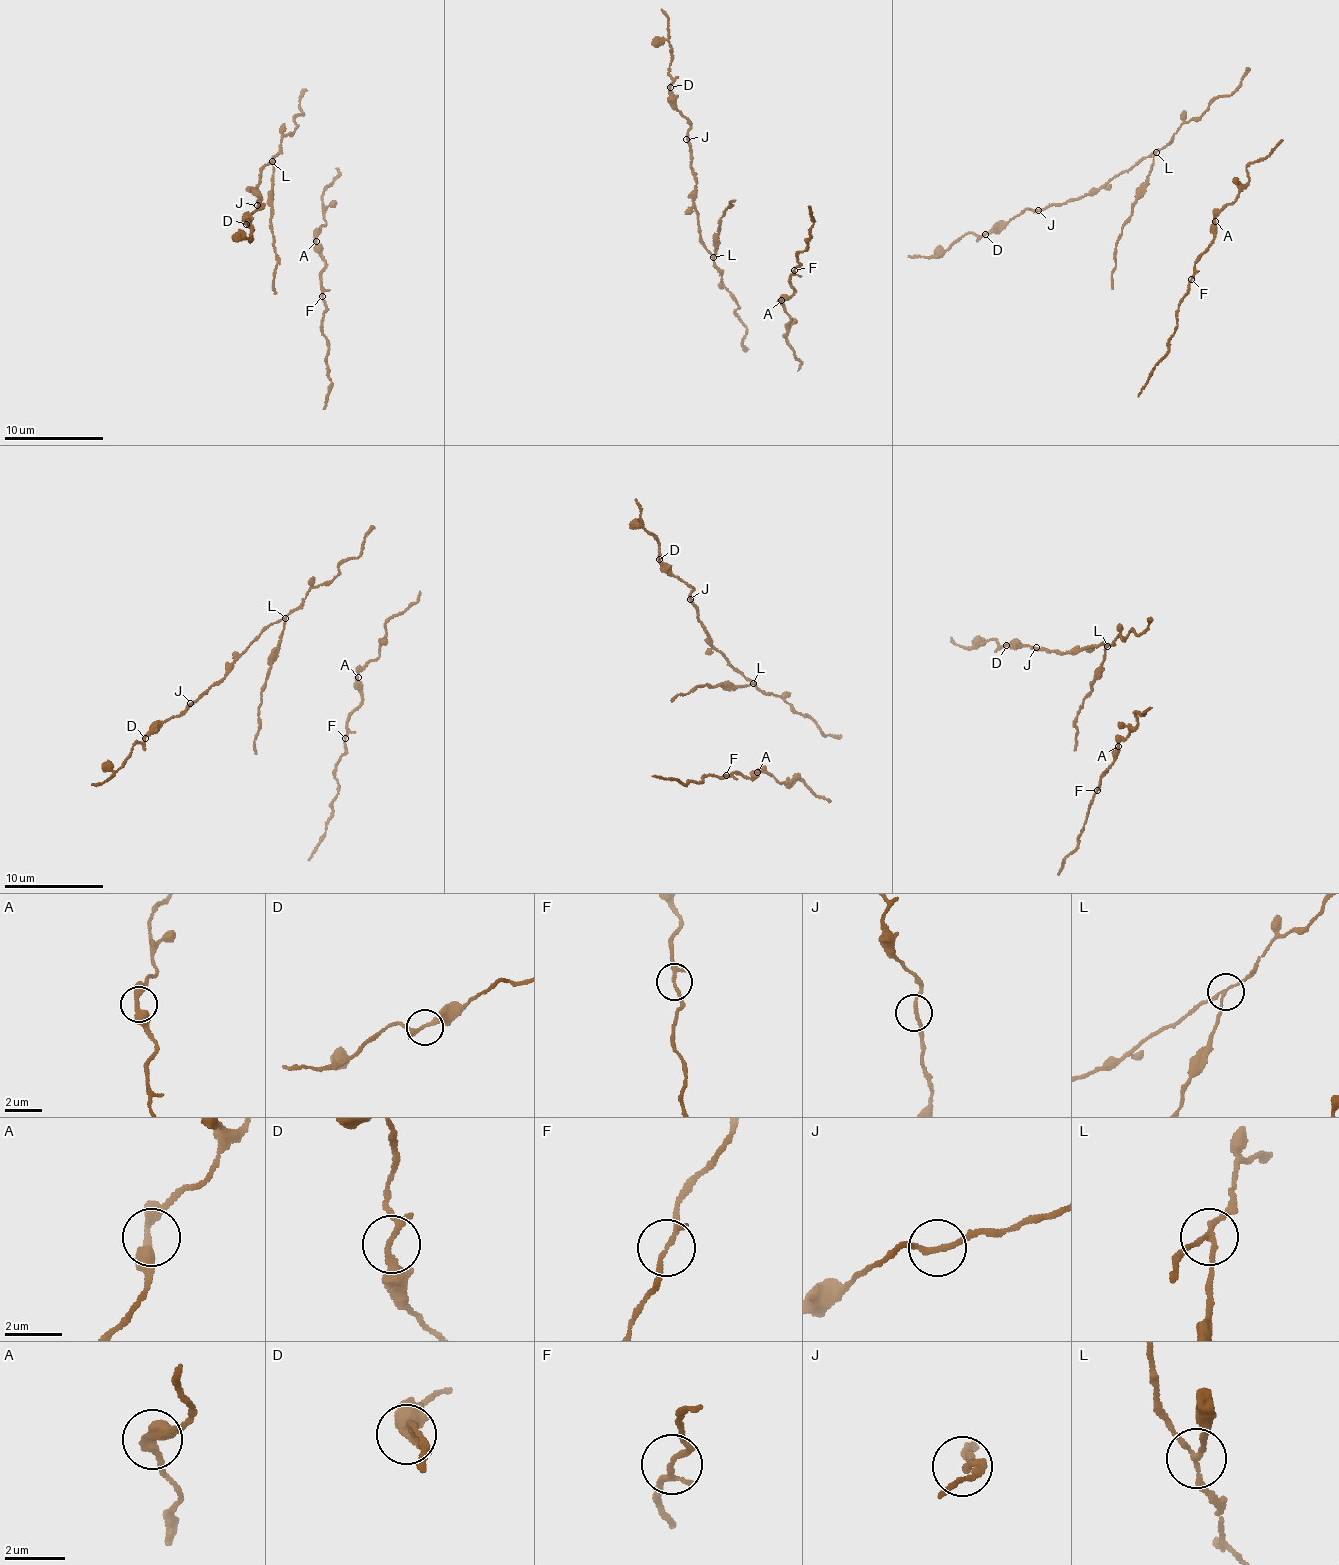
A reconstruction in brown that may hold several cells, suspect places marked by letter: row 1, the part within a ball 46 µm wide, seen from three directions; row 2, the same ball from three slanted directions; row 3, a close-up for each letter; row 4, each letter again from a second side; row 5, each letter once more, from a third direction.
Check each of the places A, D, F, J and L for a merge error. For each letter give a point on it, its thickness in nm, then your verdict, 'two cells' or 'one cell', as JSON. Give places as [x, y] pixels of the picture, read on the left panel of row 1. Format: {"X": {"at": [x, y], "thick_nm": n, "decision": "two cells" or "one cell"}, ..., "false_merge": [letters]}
{"A": {"at": [316, 241], "thick_nm": 360, "decision": "one cell"}, "D": {"at": [246, 224], "thick_nm": 190, "decision": "one cell"}, "F": {"at": [322, 296], "thick_nm": 140, "decision": "one cell"}, "J": {"at": [257, 205], "thick_nm": 170, "decision": "one cell"}, "L": {"at": [272, 161], "thick_nm": 140, "decision": "two cells"}, "false_merge": ["L"]}

